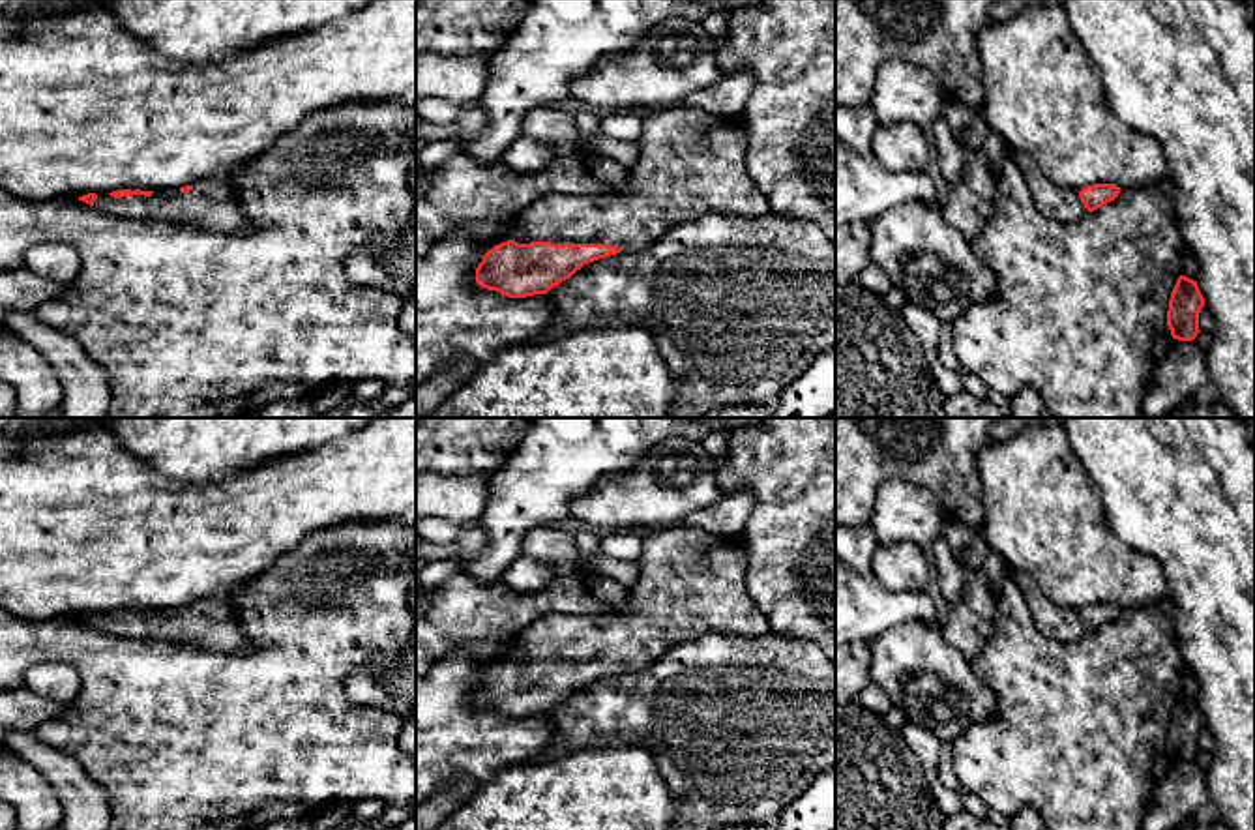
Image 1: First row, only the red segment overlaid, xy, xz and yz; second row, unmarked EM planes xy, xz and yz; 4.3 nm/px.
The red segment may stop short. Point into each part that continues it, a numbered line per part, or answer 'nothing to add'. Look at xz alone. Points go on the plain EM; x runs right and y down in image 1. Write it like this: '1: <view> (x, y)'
1: xz (692, 583)

